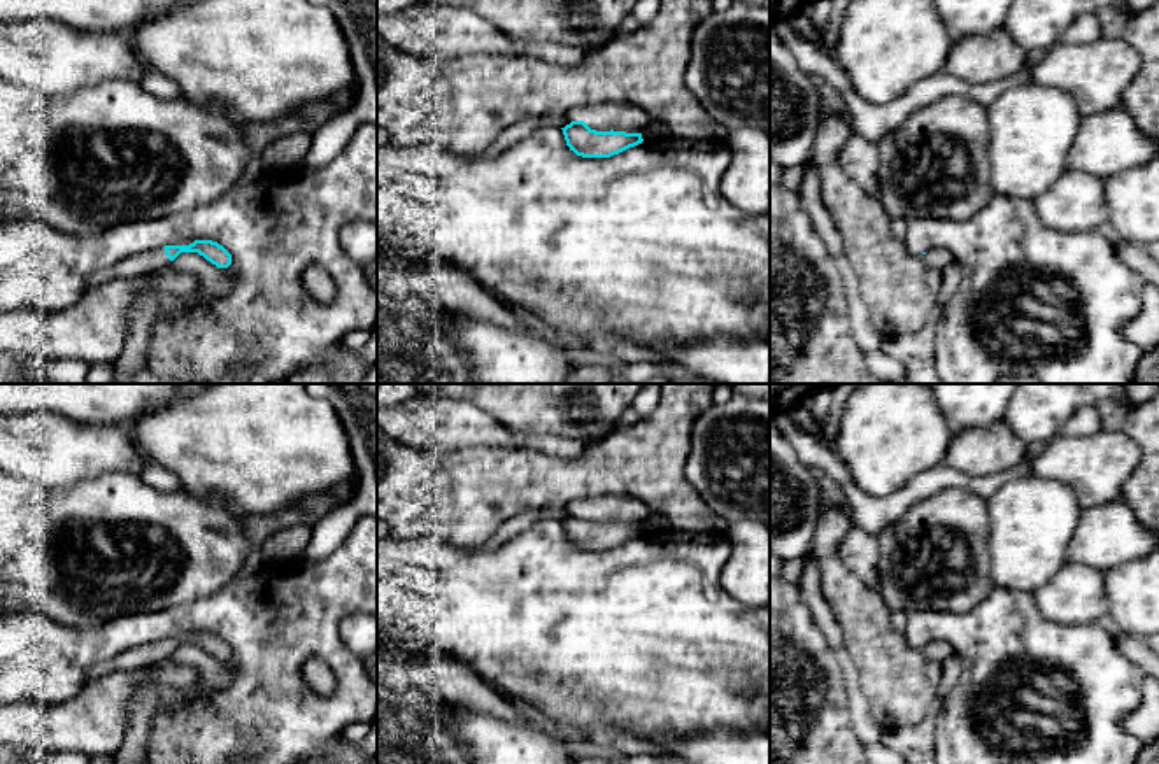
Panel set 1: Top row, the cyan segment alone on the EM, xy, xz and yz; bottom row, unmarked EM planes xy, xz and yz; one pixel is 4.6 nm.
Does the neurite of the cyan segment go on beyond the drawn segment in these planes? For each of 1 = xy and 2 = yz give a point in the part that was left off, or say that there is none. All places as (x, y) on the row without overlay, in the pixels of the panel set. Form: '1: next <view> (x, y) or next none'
1: next xy (144, 656)
2: next yz (937, 650)

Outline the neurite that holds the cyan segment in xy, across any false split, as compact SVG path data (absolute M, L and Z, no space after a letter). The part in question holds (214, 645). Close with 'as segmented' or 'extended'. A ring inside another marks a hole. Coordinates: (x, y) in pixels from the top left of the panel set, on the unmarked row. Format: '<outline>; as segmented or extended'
M195 633L189 638L165 638L126 650L107 662L93 664L88 671L86 685L109 673L156 666L158 662L168 659L181 645L198 645L217 661L228 661L231 657L231 647L212 633Z; extended

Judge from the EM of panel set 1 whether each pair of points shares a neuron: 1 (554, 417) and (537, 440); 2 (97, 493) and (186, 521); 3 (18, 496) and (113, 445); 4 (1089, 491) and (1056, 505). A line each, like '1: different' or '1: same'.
1: different
2: same
3: different
4: different

